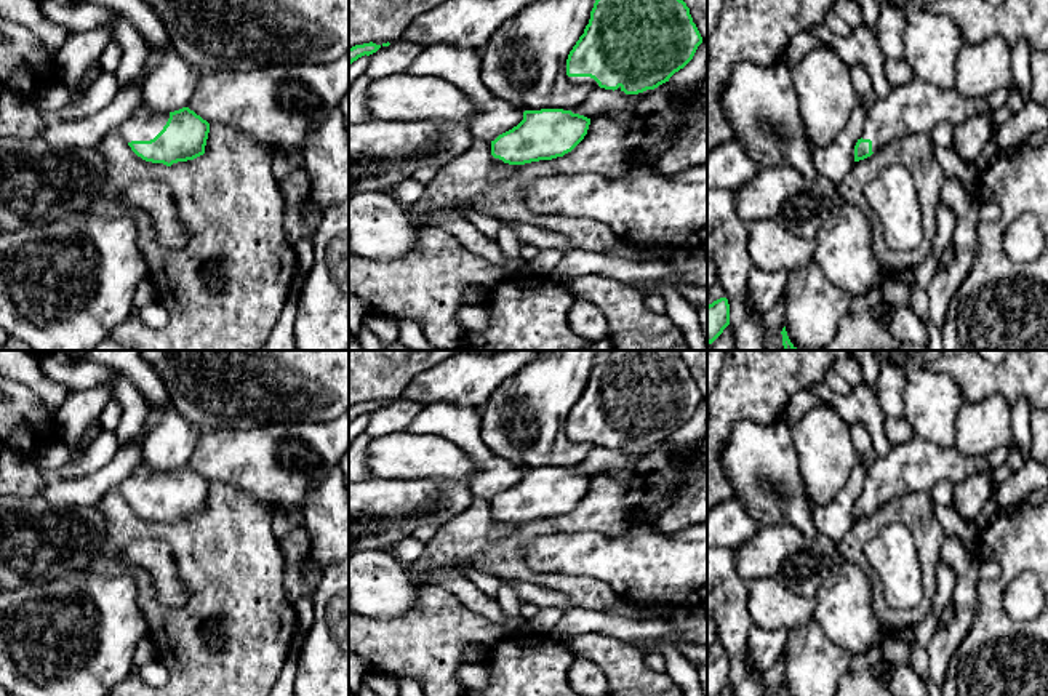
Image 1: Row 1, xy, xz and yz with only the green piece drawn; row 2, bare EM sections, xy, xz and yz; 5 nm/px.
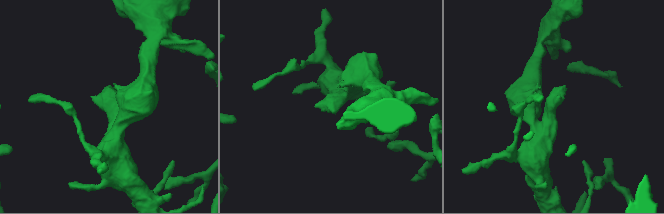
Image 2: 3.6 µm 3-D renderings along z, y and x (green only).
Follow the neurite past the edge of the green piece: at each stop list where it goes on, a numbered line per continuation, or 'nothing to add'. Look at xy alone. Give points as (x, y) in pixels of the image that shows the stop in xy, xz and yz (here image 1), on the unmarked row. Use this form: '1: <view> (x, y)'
1: xy (143, 484)

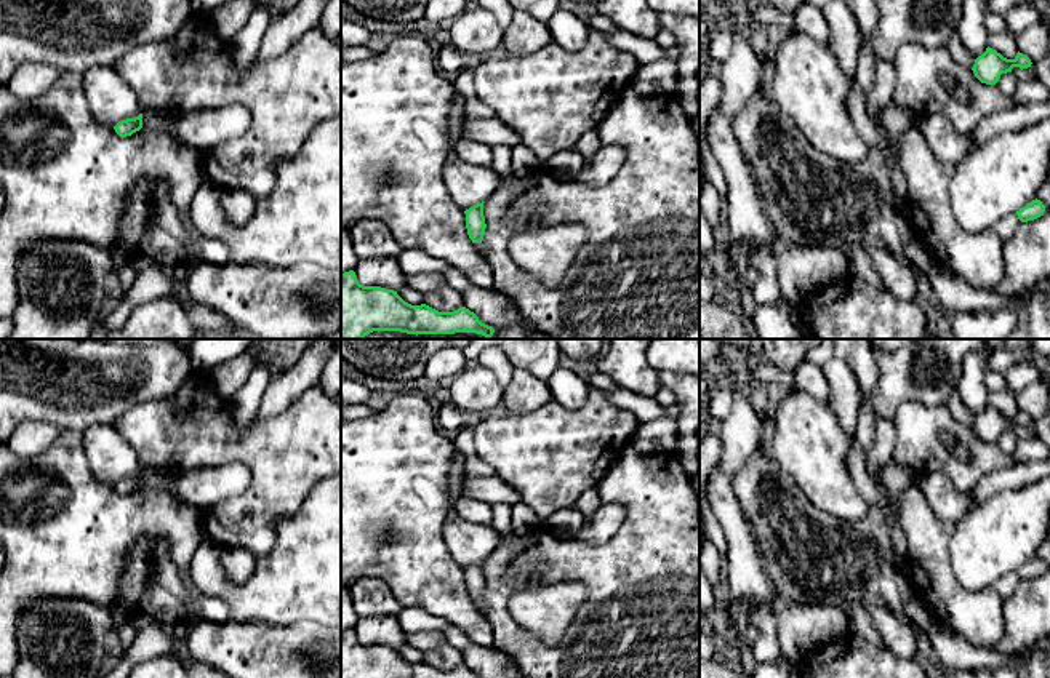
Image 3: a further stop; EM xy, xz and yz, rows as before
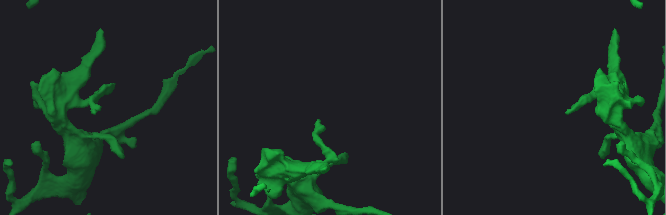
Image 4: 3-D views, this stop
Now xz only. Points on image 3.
nothing to add

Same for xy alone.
nothing to add

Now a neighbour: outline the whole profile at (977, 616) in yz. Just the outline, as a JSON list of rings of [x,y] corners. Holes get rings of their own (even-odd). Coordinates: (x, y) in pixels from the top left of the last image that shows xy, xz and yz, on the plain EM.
[[[916,485],[903,491],[900,515],[916,593],[970,644],[994,648],[1004,635],[1004,600],[992,587],[970,592],[957,582],[949,556],[956,524],[940,520]]]

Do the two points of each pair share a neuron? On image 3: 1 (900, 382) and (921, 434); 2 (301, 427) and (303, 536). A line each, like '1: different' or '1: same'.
1: different
2: different

